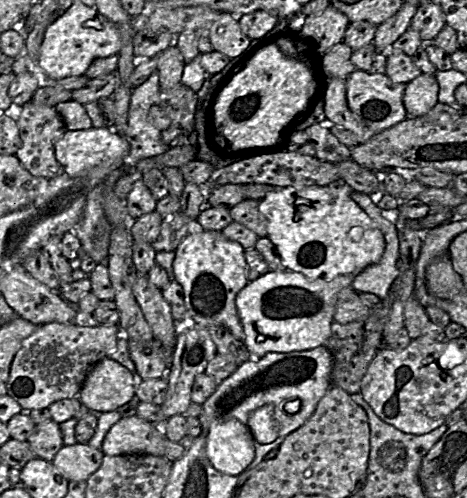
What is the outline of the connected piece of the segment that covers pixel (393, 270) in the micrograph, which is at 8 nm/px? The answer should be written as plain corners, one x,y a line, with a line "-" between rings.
353,191
351,198
376,223
385,239
385,250
380,261
366,267
357,274
351,287
357,292
376,294
383,300
399,274
397,269
399,258
397,230
388,212
380,209
371,196

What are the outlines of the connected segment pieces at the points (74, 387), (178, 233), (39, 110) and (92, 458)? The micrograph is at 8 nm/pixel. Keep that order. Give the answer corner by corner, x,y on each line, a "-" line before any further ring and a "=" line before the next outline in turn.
86,320
86,325
57,322
39,325
22,342
12,361
8,395
23,411
48,408
55,401
78,397
88,372
115,349
120,332
119,325
101,325
94,320
=
180,211
162,219
160,233
151,246
156,252
175,251
182,240
193,230
203,230
196,220
189,219
=
33,102
26,103
22,108
14,108
18,124
21,147
16,152
23,167
33,176
53,178
64,174
64,170
55,157
55,144
67,131
55,107
47,107
=
76,443
63,445
51,462
69,481
87,481
98,471
104,456
101,449

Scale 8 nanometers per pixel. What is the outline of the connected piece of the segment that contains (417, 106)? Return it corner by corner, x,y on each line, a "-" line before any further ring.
420,74
407,83
403,95
403,105
407,117
427,114
438,103
439,85
435,75

